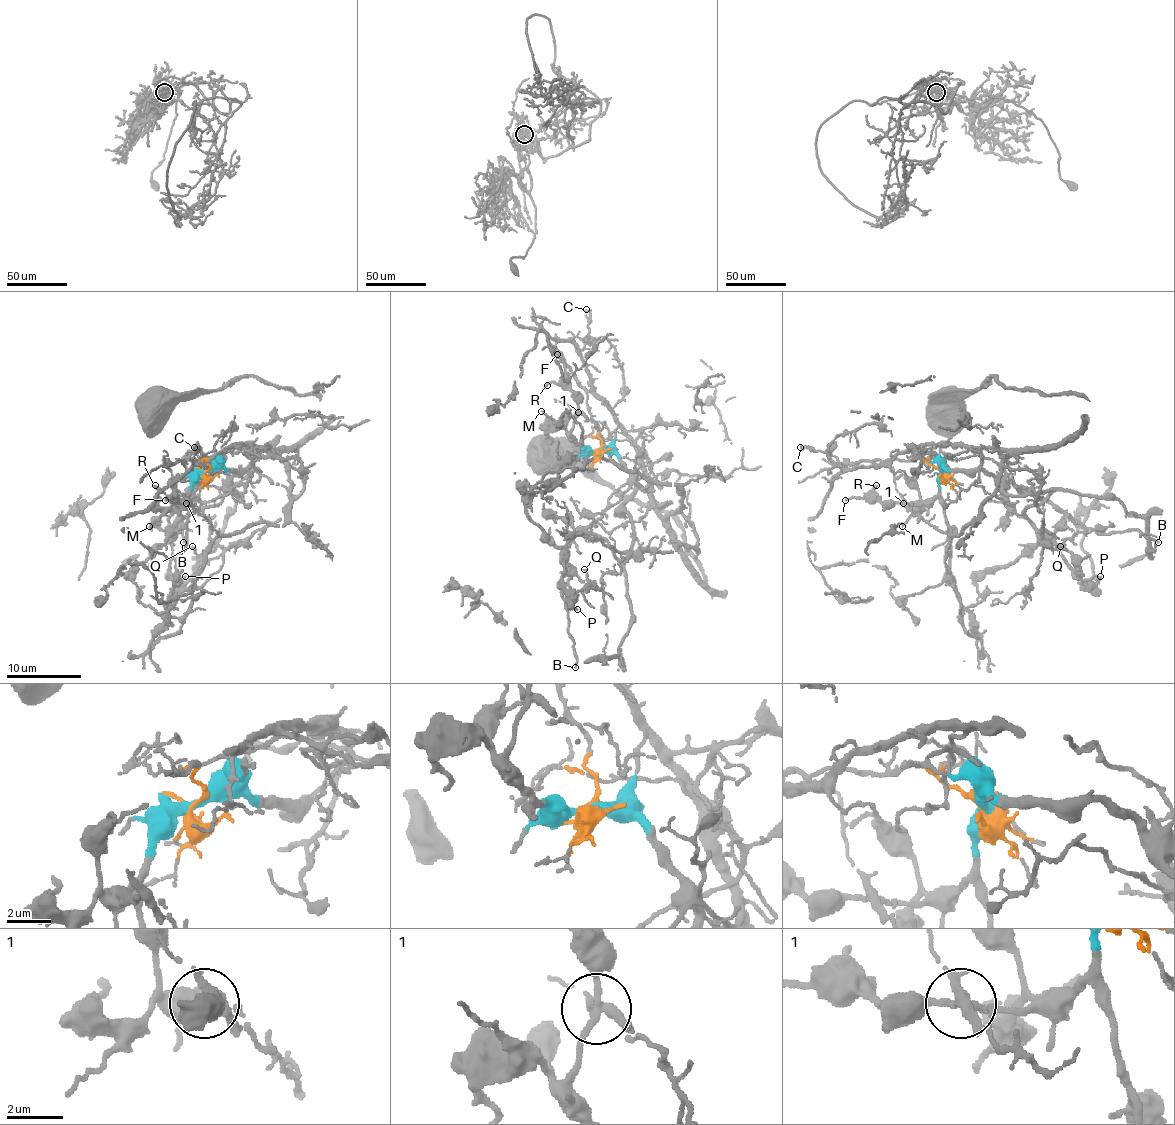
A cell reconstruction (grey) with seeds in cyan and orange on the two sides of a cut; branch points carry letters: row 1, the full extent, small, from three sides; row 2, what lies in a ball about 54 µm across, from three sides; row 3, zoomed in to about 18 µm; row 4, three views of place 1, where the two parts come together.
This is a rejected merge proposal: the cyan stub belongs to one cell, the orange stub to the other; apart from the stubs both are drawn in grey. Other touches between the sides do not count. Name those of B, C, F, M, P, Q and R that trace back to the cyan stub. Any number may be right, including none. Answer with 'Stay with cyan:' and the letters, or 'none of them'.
Stay with cyan: B, F, M, P, Q, R

